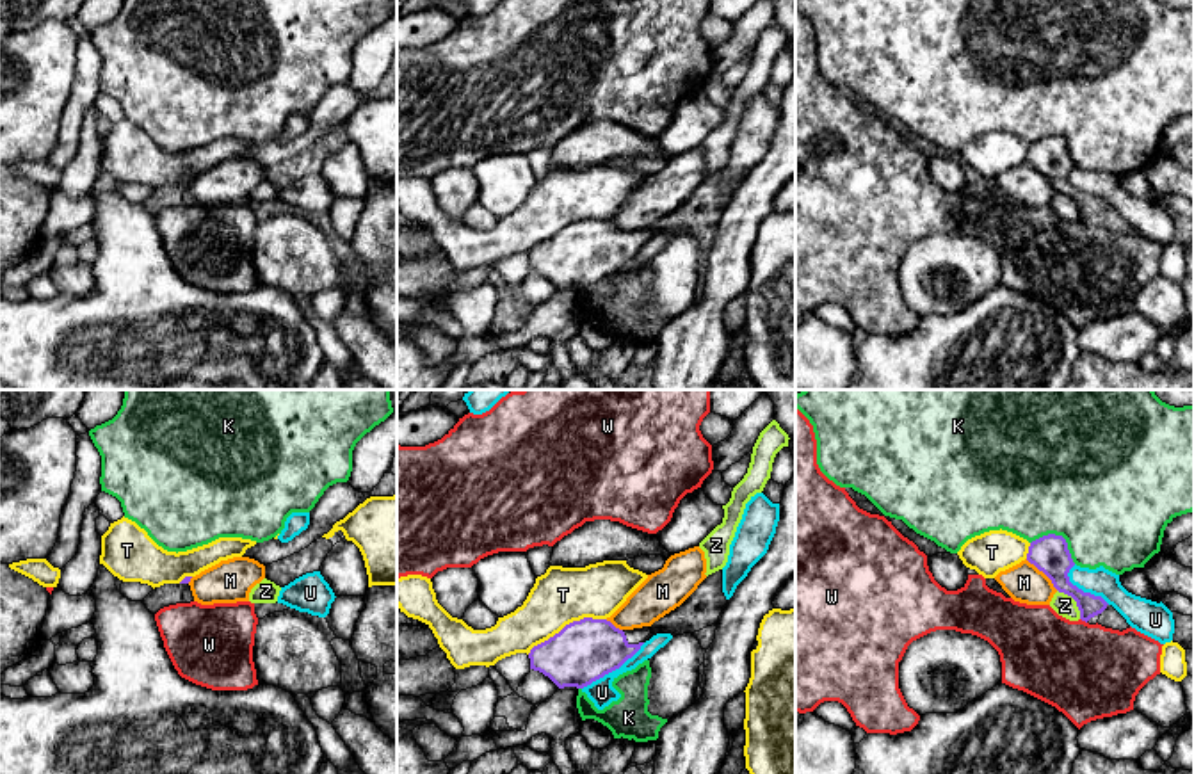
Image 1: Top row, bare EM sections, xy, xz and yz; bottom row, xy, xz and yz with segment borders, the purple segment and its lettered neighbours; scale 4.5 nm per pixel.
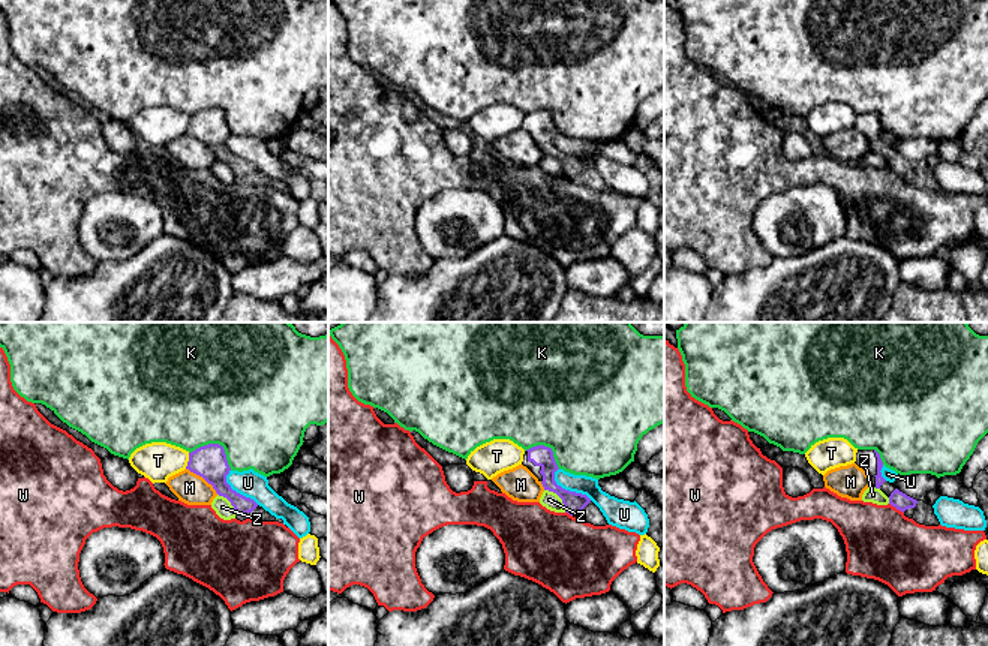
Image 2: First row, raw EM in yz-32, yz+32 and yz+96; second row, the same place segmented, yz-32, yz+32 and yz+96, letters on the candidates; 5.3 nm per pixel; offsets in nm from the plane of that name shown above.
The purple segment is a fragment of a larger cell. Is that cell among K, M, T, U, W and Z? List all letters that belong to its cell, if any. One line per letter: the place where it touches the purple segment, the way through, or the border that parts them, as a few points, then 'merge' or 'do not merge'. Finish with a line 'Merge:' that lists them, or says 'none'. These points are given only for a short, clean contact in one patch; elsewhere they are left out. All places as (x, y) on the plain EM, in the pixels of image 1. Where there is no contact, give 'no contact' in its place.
K: yz (1059, 137) | do not merge
M: yz (1043, 173) | along yz (1025, 161), (1057, 191) | do not merge
T: xz (566, 226) | do not merge
U: xz (613, 271) | along xz (645, 244), (618, 269), (582, 290) | do not merge
W: yz (1084, 221) | along yz (1081, 219), (1086, 225) | do not merge
Z: yz (1075, 201) | along yz (1057, 191), (1075, 203), (1081, 219) | do not merge
Merge: none

